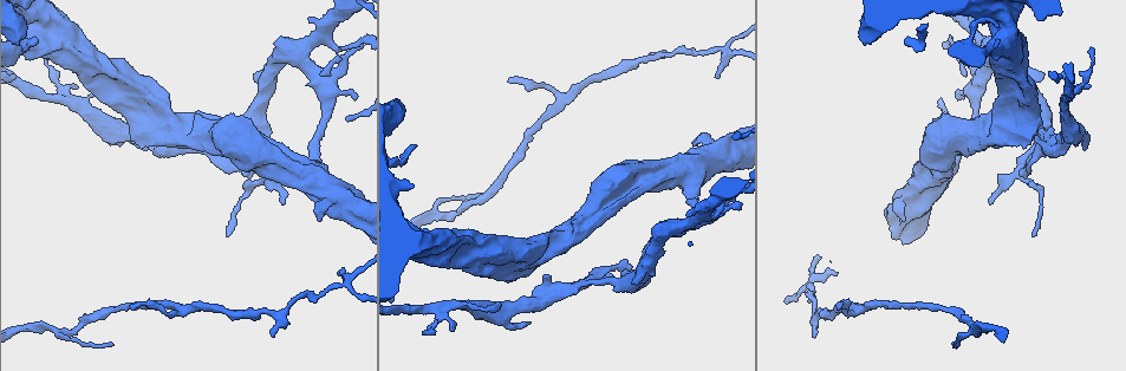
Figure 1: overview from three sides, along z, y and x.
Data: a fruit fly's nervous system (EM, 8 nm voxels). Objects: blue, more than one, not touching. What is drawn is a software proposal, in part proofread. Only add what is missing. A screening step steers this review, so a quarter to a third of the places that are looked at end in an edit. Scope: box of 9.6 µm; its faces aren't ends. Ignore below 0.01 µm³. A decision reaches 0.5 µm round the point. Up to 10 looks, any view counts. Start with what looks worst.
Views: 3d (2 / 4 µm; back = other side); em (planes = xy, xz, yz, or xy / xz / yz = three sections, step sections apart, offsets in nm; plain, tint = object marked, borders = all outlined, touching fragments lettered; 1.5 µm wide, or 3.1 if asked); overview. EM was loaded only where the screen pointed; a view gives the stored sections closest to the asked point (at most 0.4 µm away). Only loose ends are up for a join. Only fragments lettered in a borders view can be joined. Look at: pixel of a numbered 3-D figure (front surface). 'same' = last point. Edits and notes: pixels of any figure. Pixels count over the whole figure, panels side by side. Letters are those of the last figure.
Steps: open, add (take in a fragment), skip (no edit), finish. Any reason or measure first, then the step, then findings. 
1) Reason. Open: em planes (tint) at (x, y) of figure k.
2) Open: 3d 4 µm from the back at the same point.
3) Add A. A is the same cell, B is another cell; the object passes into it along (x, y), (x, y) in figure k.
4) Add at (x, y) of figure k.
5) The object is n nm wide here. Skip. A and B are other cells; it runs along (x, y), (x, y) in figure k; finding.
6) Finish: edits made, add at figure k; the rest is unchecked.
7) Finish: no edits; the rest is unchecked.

Branch stops here. Open: 3d 2 µm at (529, 324) of figure 1.

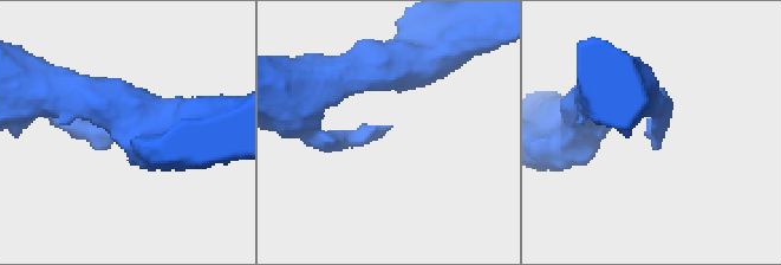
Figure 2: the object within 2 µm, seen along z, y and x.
Shape alone is not enough. Open: em planes (borders) at (389, 125) of figure 2.

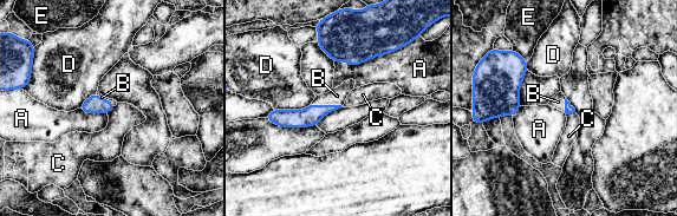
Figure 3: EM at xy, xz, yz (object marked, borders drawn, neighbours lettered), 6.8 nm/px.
Add B. B is the same cell, A, C, D and E are other cells; it goes on there.

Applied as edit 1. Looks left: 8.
Thin end. Open: em planes (borders) at (841, 307) of figure 1.

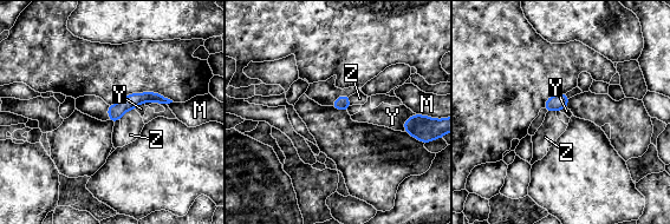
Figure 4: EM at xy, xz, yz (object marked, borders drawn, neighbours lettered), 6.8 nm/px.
The longest contact is with Y, 150 nm. Skip. M, Y and Z are other cells; it runs along (164, 100), (137, 98), (110, 112) in figure 4; no lettered fragment goes on from it.

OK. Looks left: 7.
Thin end. Open: 3d 4 µm at (337, 272) of figure 1.

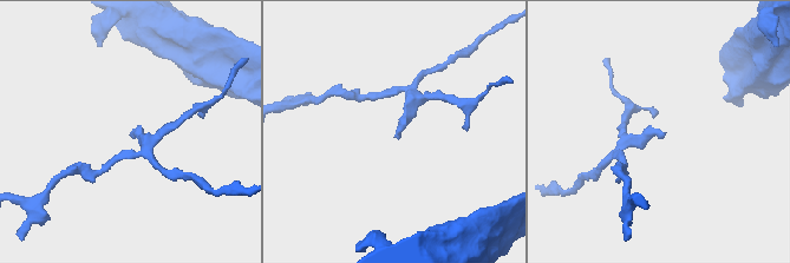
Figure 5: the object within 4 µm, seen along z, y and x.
Open: em planes (tint) at (133, 134) of figure 5.

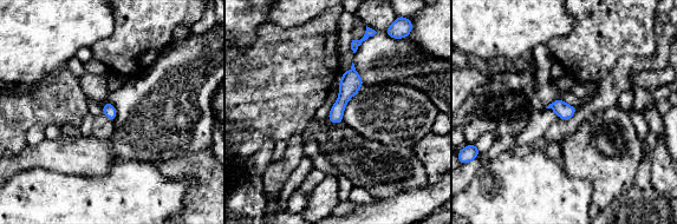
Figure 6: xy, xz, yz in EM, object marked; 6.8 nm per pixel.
Open: em planes (borders) at the same point.

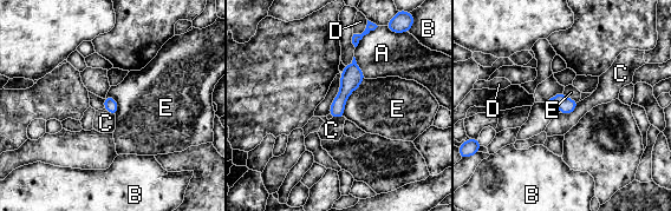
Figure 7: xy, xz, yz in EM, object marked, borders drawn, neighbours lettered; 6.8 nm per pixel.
Skip. A, B, C, D and E are other cells; no lettered fragment goes on from it.

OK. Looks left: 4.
Free end. Open: em planes (borders) at (905, 218) of figure 1.

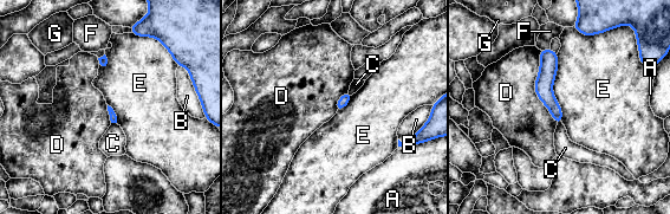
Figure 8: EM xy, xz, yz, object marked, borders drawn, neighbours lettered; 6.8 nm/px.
Skip. A, B, C, D, E, F and G are other cells; a border runs along (539, 50), (534, 92), (557, 124) in figure 8; none of them fits.

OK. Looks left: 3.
Finish: edits made, add at figure 3; the rest is unchecked.

